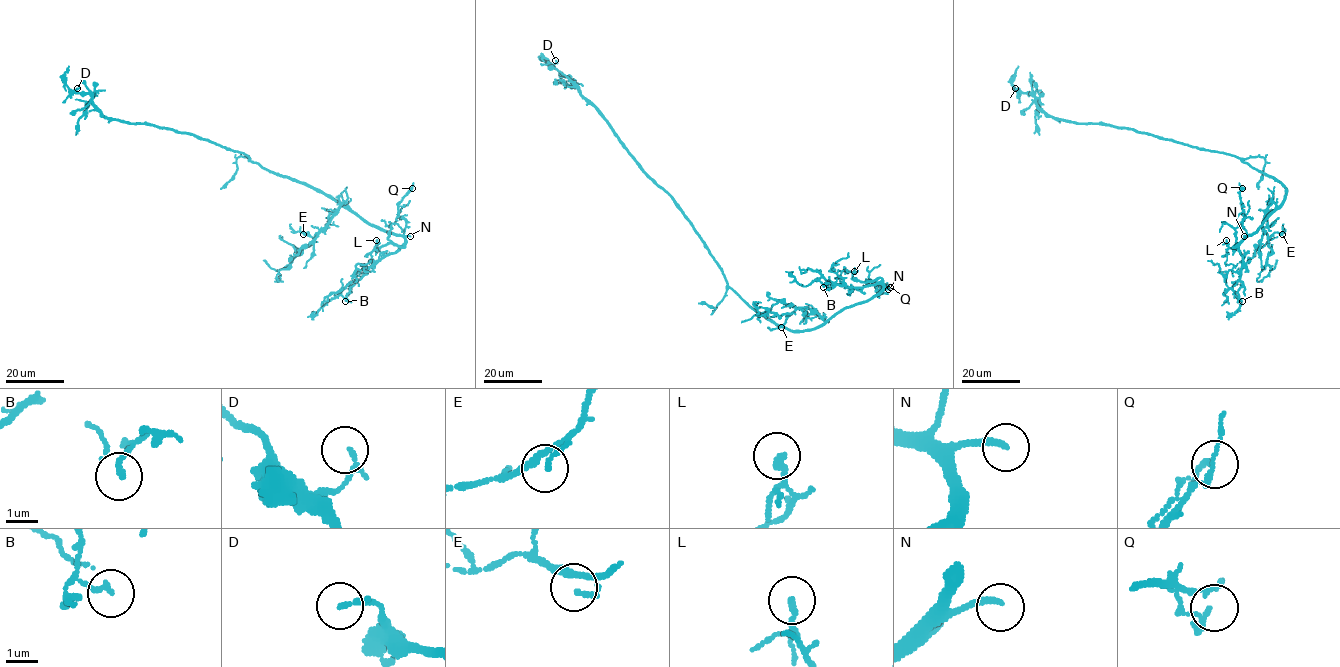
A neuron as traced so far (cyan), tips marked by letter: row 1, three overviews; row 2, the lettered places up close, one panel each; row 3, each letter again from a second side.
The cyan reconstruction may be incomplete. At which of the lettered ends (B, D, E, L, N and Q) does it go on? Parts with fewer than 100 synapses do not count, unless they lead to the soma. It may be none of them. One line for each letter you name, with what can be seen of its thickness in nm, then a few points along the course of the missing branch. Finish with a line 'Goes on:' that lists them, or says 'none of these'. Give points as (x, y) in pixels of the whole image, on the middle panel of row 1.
N: Thickness 190 nm
Goes on: N

